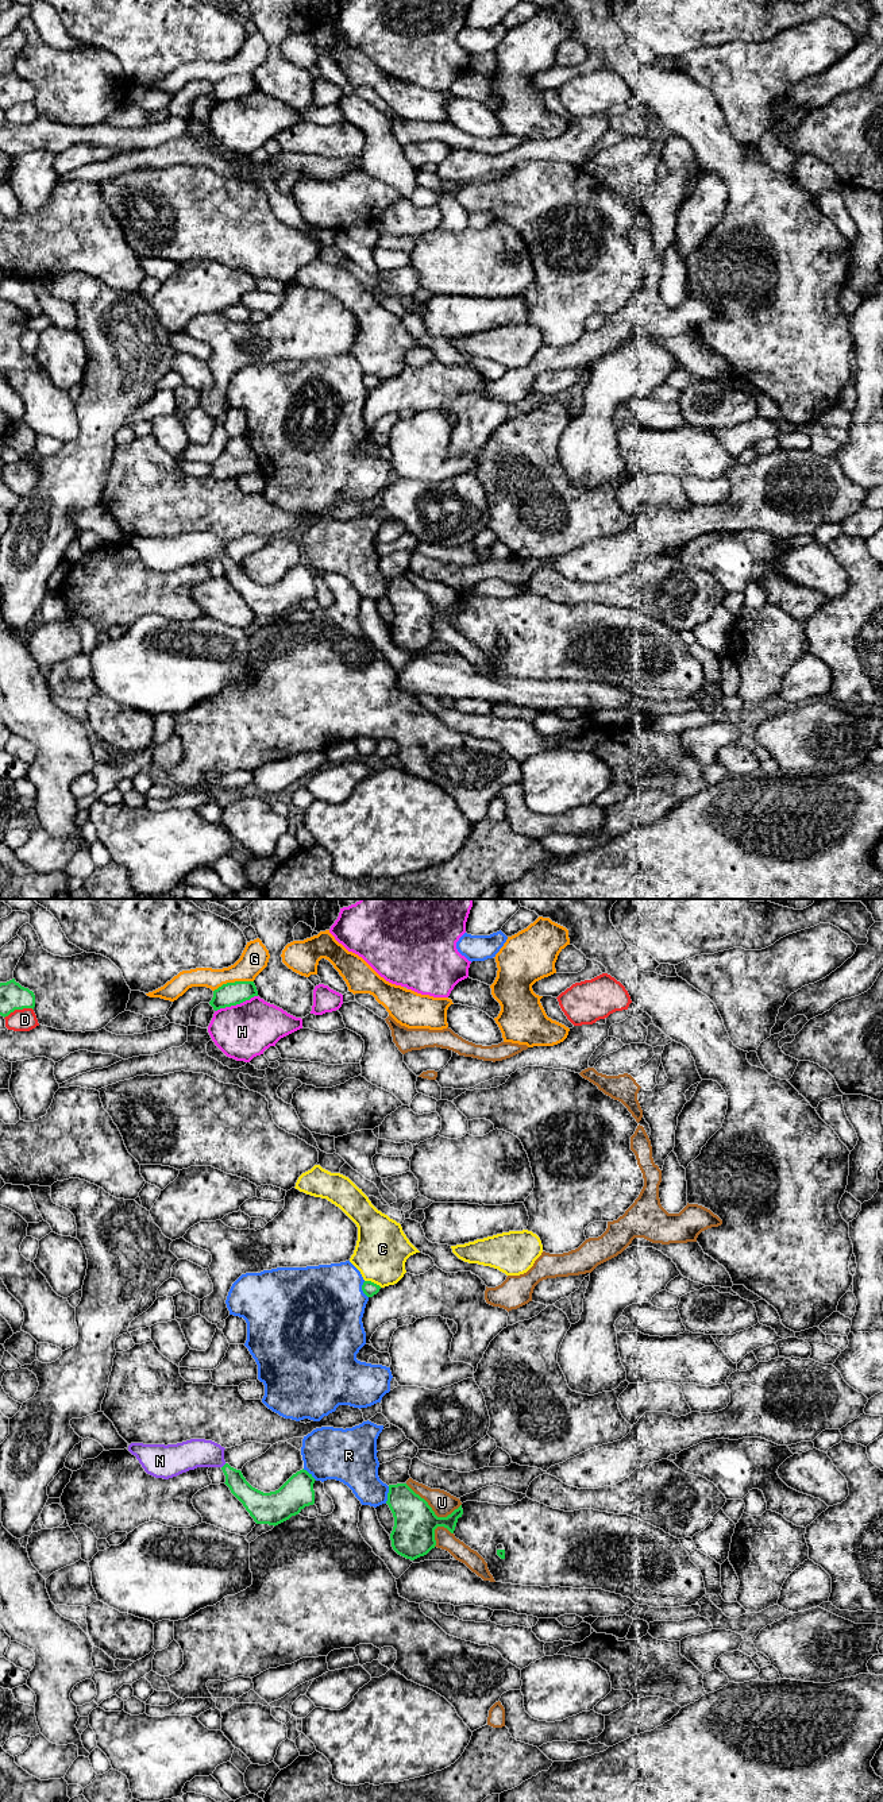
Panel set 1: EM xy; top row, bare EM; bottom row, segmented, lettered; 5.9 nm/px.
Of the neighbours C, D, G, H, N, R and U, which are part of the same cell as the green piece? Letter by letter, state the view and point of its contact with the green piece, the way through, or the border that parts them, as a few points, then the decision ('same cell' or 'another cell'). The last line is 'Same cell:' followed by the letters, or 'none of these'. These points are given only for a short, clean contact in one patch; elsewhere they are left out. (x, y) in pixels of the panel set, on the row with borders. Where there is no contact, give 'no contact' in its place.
C: xy (373, 1282) | another cell
D: xy (18, 1008) | another cell
G: xy (232, 983) | along xy (253, 980), (227, 981), (213, 991) | another cell
H: xy (235, 1004) | another cell
N: xy (223, 1466) | across xy (250, 1497), (223, 1466), (212, 1455), (188, 1455) | same cell
R: xy (388, 1494) | another cell
U: xy (432, 1511) | another cell
Same cell: N

